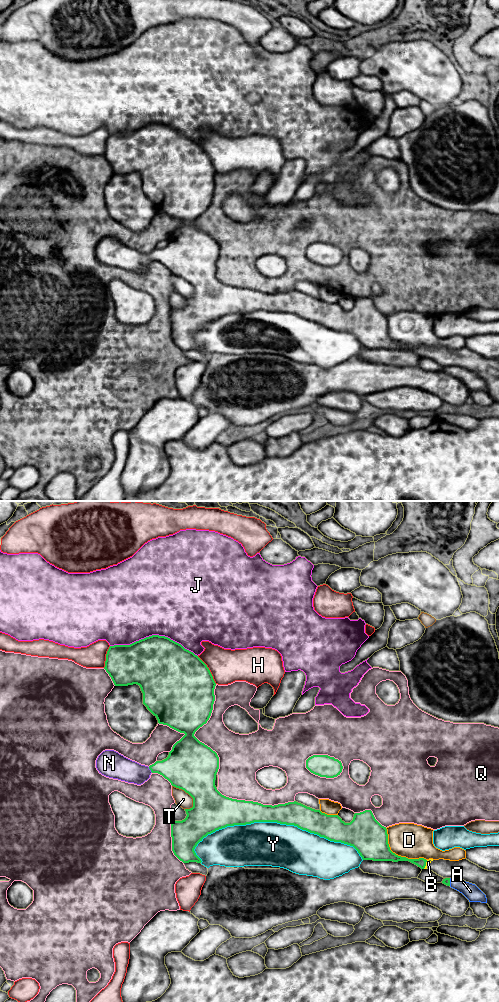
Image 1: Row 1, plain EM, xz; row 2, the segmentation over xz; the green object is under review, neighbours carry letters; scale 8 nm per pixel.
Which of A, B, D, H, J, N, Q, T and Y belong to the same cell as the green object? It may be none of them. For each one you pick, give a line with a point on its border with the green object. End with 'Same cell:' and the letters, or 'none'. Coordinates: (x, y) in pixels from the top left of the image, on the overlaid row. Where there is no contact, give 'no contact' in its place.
A: meets green in xz at (449, 882)
B: meets green in xz at (425, 864)
N: meets green in xz at (150, 769)
Same cell: A, B, N

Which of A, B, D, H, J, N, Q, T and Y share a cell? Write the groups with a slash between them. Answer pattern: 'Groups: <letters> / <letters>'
Groups: A B N / D / H / J / Q / T / Y

